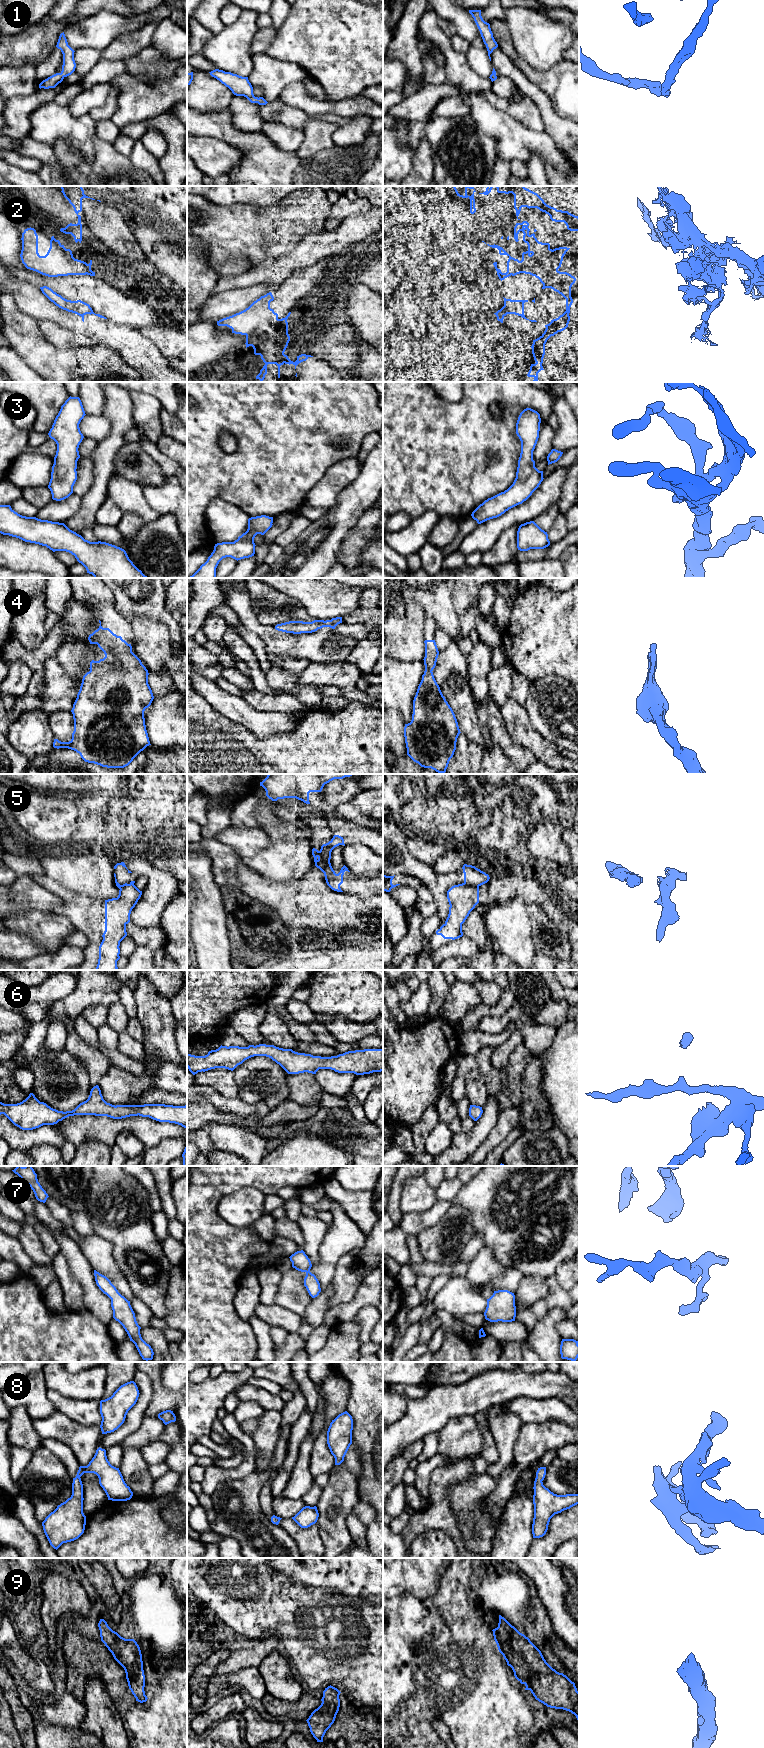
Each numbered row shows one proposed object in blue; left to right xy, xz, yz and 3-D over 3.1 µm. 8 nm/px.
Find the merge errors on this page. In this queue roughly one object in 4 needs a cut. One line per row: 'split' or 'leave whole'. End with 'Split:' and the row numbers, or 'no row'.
1: leave whole
2: split
3: leave whole
4: leave whole
5: split
6: leave whole
7: leave whole
8: leave whole
9: leave whole
Split: 2, 5

